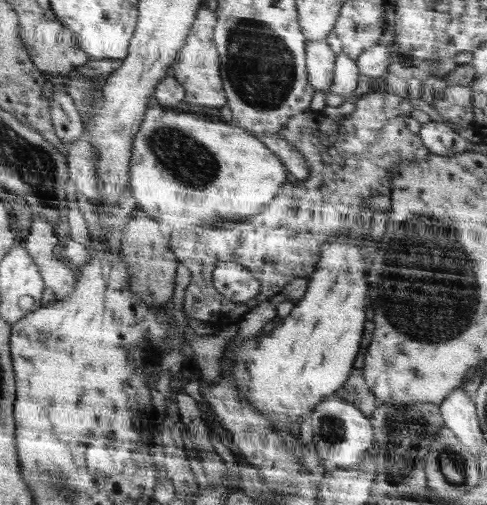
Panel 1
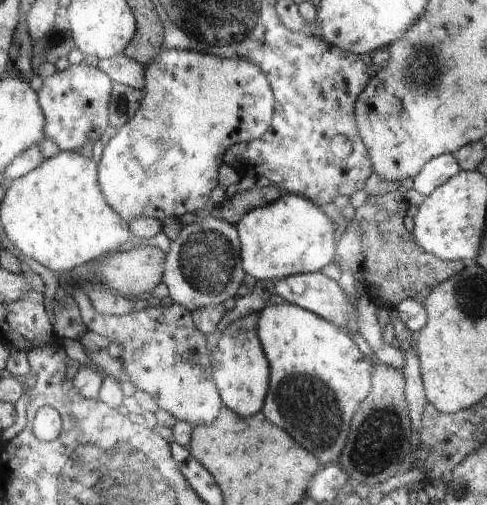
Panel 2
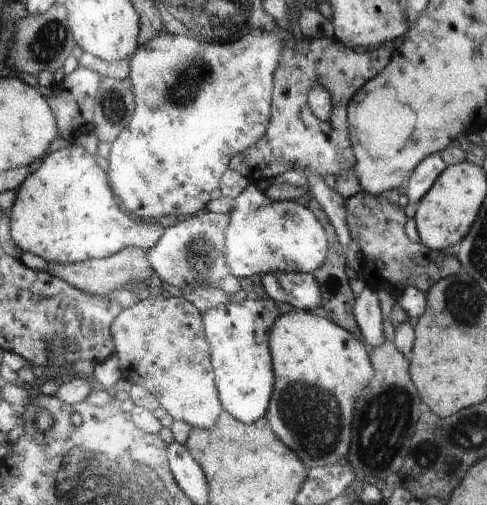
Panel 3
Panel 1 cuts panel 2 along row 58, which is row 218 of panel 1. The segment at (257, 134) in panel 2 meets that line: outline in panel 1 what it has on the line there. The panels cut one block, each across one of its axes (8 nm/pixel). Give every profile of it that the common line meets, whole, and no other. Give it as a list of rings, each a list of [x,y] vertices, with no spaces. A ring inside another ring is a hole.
[[[162,104],[149,108],[141,132],[134,143],[132,186],[139,208],[156,218],[170,230],[198,230],[204,224],[218,224],[224,220],[242,221],[260,214],[262,209],[280,192],[286,182],[283,162],[274,156],[259,138],[232,122],[204,120],[190,112],[168,110]]]

